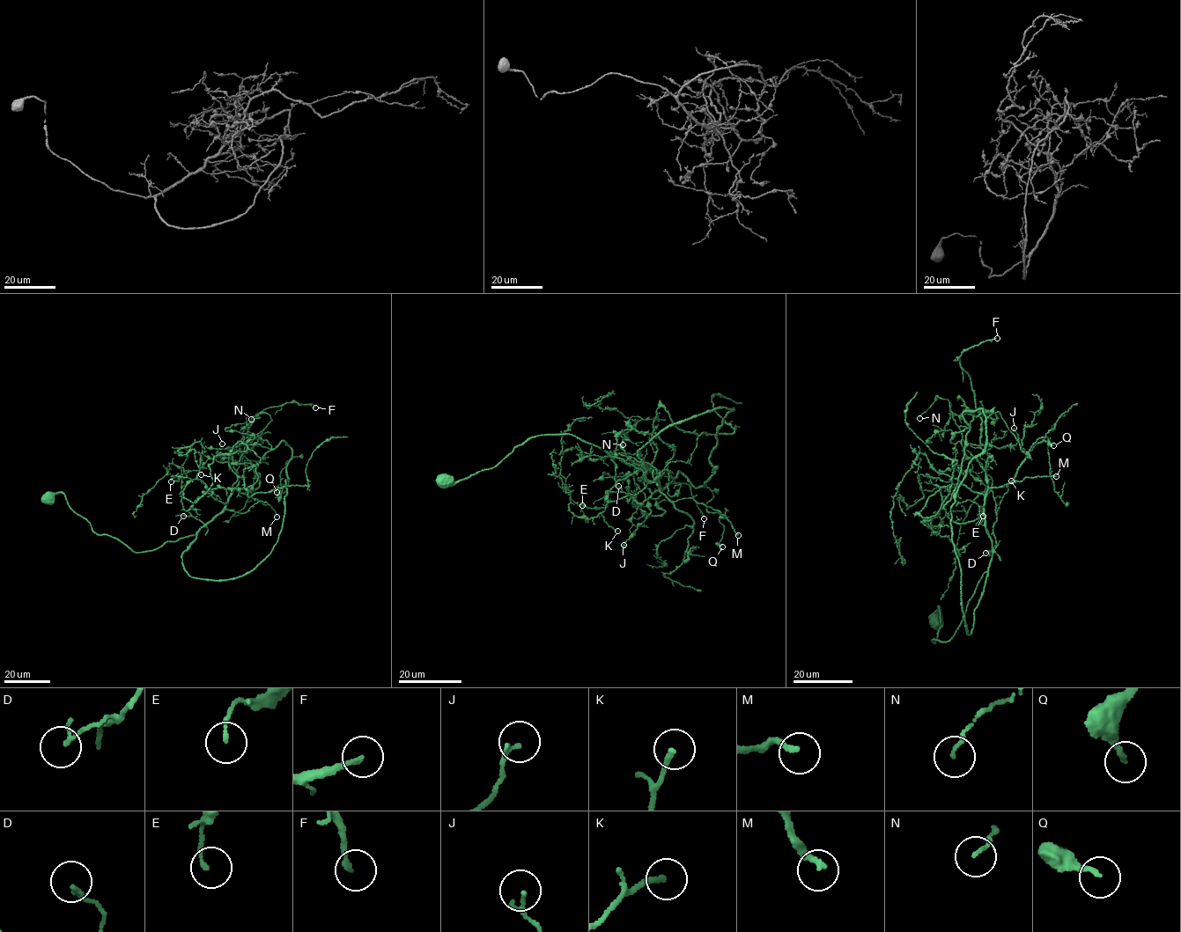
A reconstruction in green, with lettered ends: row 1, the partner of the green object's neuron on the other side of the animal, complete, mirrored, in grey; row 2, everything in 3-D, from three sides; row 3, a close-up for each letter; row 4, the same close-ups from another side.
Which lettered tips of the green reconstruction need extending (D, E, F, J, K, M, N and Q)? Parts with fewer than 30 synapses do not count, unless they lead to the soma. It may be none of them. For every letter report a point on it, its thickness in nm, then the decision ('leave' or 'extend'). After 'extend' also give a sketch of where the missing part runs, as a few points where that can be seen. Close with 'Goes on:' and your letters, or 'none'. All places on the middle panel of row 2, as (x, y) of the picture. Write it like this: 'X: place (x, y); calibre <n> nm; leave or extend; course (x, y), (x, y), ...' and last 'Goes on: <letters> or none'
D: place (618, 486); calibre 150 nm; leave
E: place (582, 505); calibre 150 nm; leave
F: place (704, 518); calibre 170 nm; extend
J: place (623, 545); calibre 150 nm; leave
K: place (617, 531); calibre 190 nm; leave
M: place (738, 535); calibre 220 nm; extend; course (738, 535), (736, 549), (741, 557), (777, 563), (777, 580)
N: place (623, 444); calibre 120 nm; leave
Q: place (722, 546); calibre 190 nm; leave
Goes on: F, M

